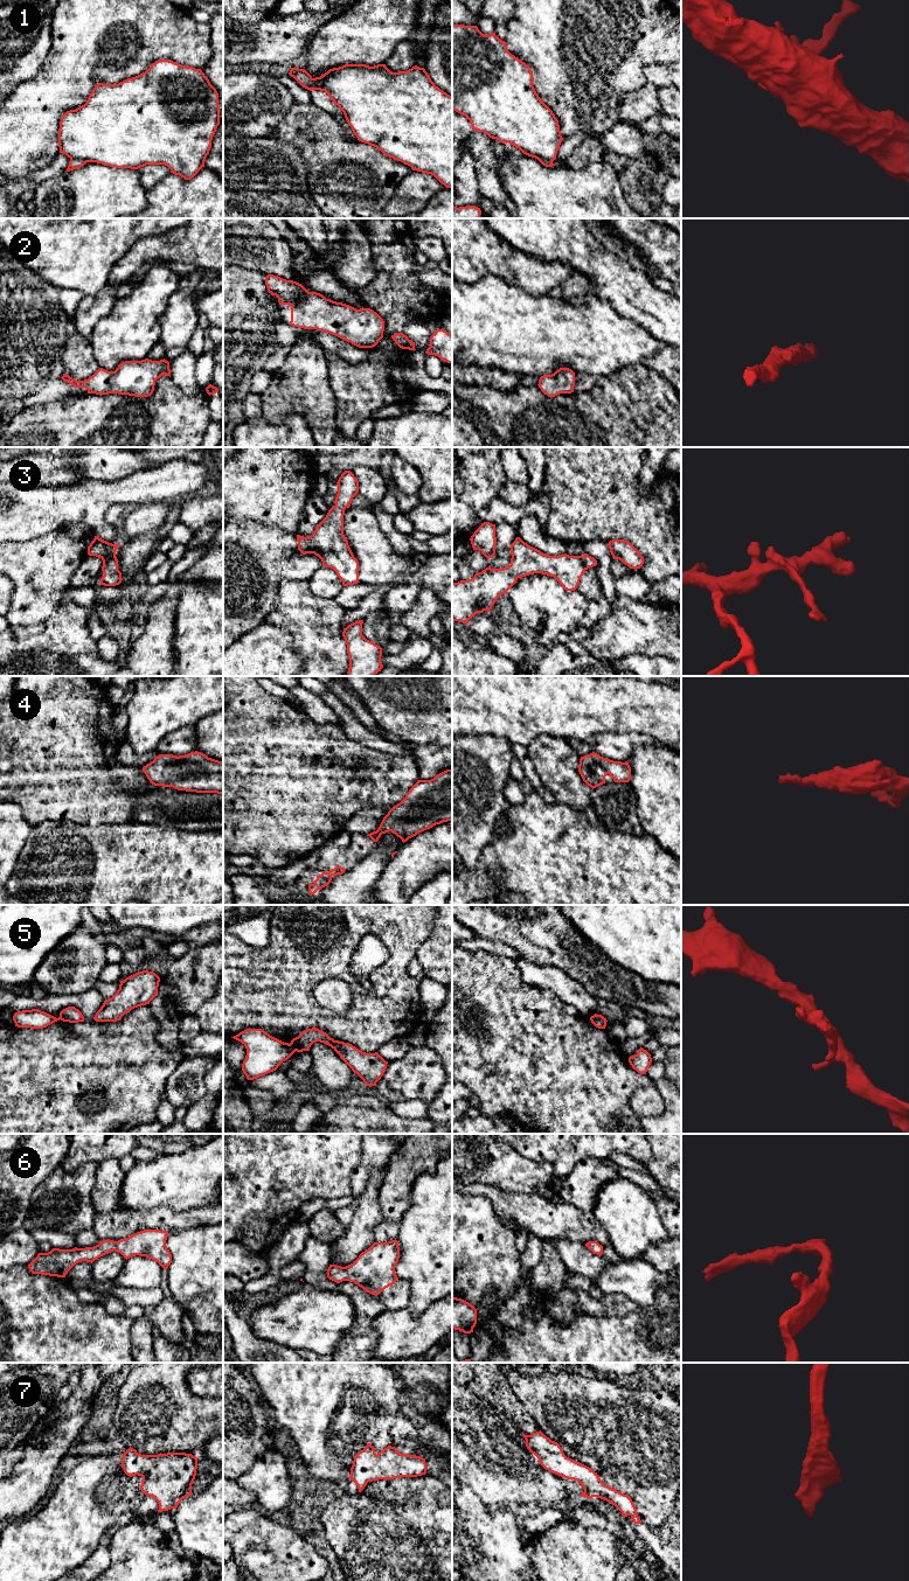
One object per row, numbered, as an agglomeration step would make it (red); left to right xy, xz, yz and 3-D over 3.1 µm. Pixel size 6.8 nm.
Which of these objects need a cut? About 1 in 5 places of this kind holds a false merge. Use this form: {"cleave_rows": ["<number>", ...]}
{"cleave_rows": ["1", "5"]}

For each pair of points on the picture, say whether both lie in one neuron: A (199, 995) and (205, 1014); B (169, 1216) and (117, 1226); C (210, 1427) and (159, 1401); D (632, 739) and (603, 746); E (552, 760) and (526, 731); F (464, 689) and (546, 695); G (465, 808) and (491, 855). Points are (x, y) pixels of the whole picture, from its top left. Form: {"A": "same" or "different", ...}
{"A": "different", "B": "same", "C": "same", "D": "same", "E": "different", "F": "same", "G": "different"}

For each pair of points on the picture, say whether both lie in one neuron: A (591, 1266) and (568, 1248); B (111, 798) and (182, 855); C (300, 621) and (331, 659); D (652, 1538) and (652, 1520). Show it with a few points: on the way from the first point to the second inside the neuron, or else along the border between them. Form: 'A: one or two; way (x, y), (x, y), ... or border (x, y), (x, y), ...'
A: one; way (585, 1263), (574, 1254)
B: two; border (130, 821), (103, 824)
C: one; way (312, 624), (331, 642), (331, 647)
D: two; border (636, 1506), (638, 1517), (654, 1531)

